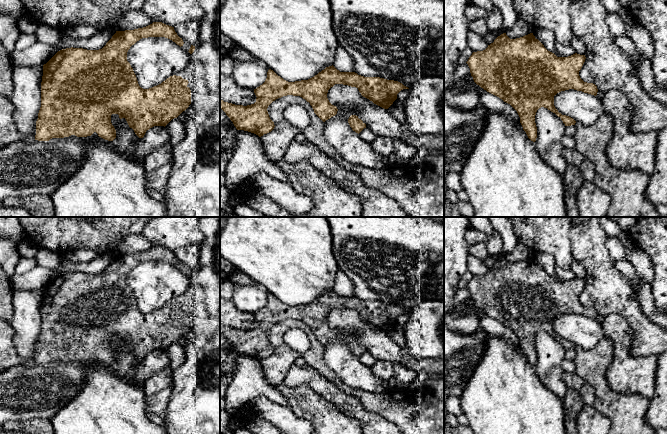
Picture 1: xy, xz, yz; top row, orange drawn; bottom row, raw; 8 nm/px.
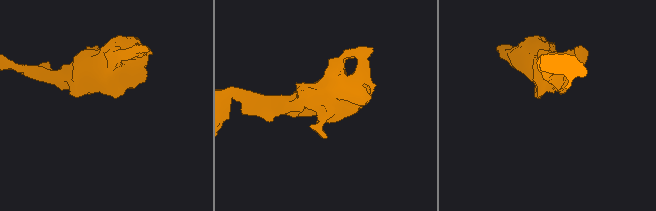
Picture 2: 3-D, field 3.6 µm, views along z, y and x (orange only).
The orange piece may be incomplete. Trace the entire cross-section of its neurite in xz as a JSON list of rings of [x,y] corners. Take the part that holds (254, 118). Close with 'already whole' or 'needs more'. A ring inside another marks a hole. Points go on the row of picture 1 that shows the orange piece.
[[[333,65],[308,80],[295,82],[288,82],[269,69],[265,82],[254,89],[257,97],[254,104],[243,106],[220,100],[220,108],[237,130],[248,131],[261,137],[275,127],[269,117],[268,106],[283,96],[302,97],[310,103],[314,113],[323,122],[335,116],[338,109],[327,98],[328,90],[335,84],[356,87],[363,97],[384,109],[393,104],[401,90],[409,89],[394,80],[364,77],[355,72],[340,72]]] | already whole

